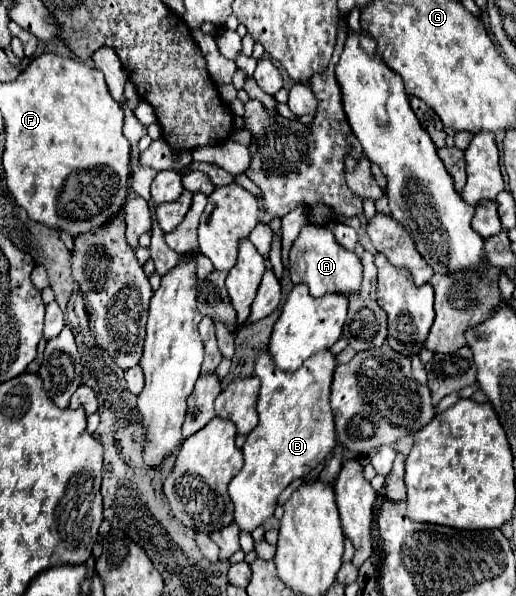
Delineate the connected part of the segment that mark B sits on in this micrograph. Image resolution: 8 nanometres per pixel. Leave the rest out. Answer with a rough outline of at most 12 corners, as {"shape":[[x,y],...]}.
{"shape":[[267,350],[259,424],[229,484],[253,532],[335,448],[335,356],[279,372]]}

